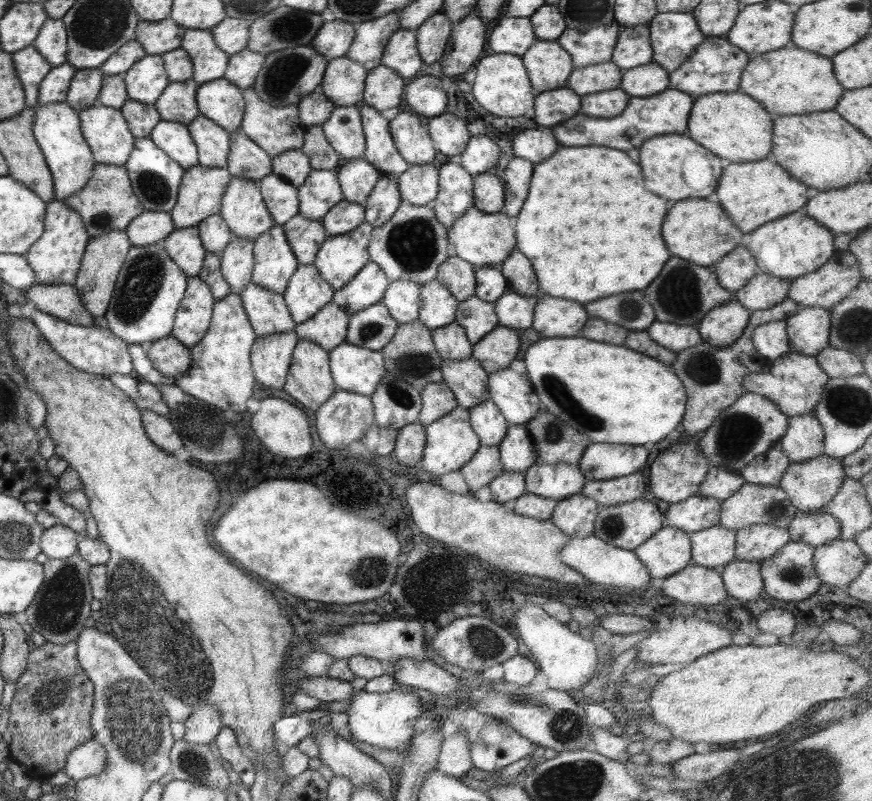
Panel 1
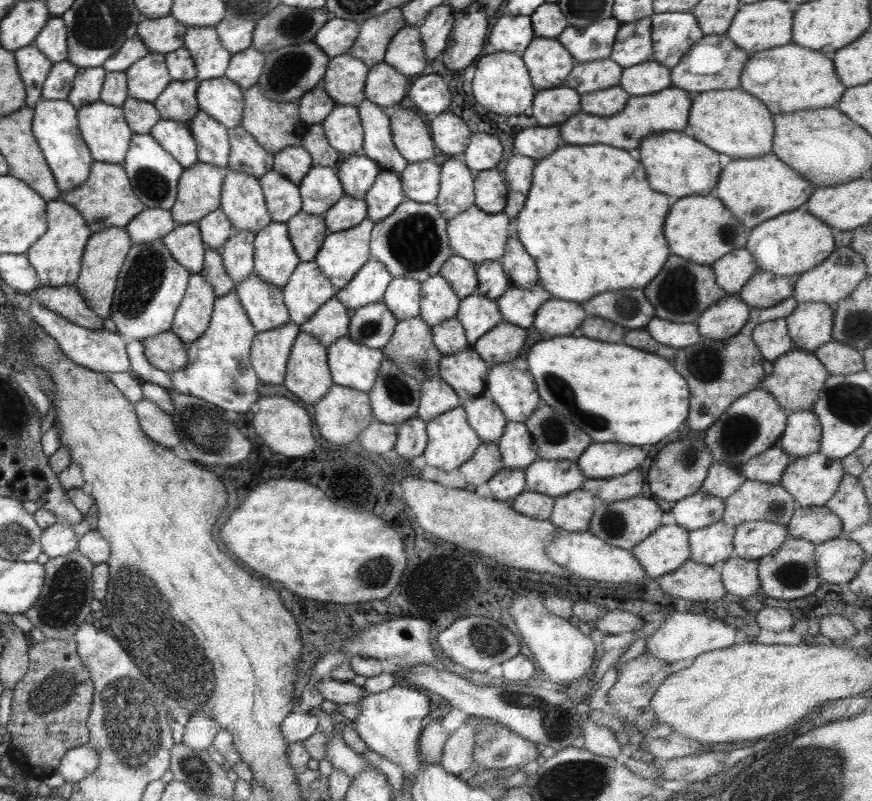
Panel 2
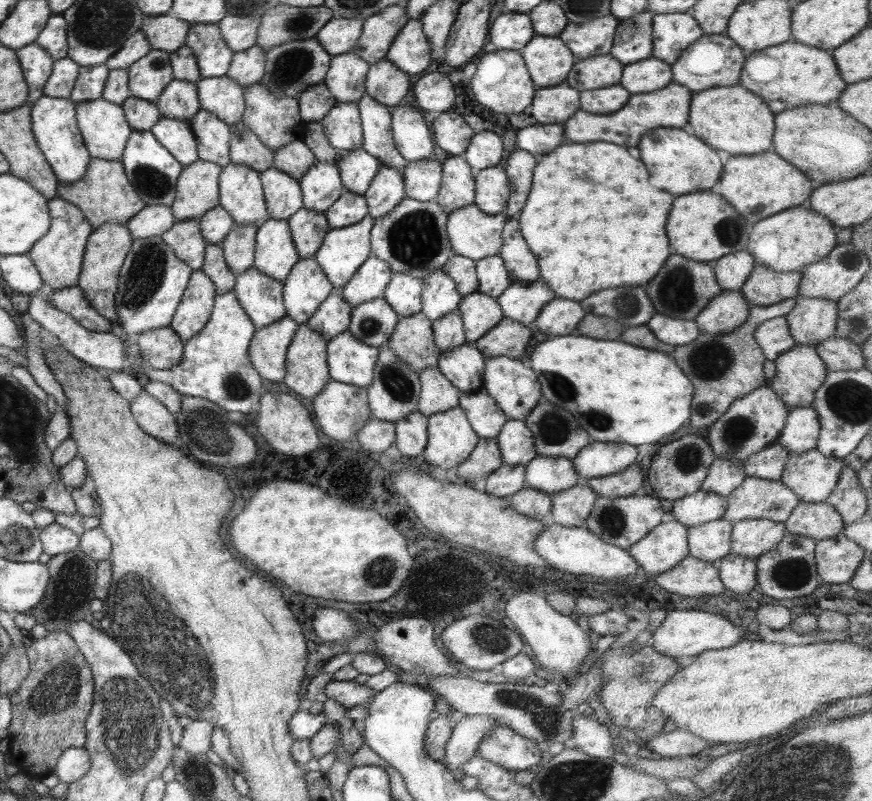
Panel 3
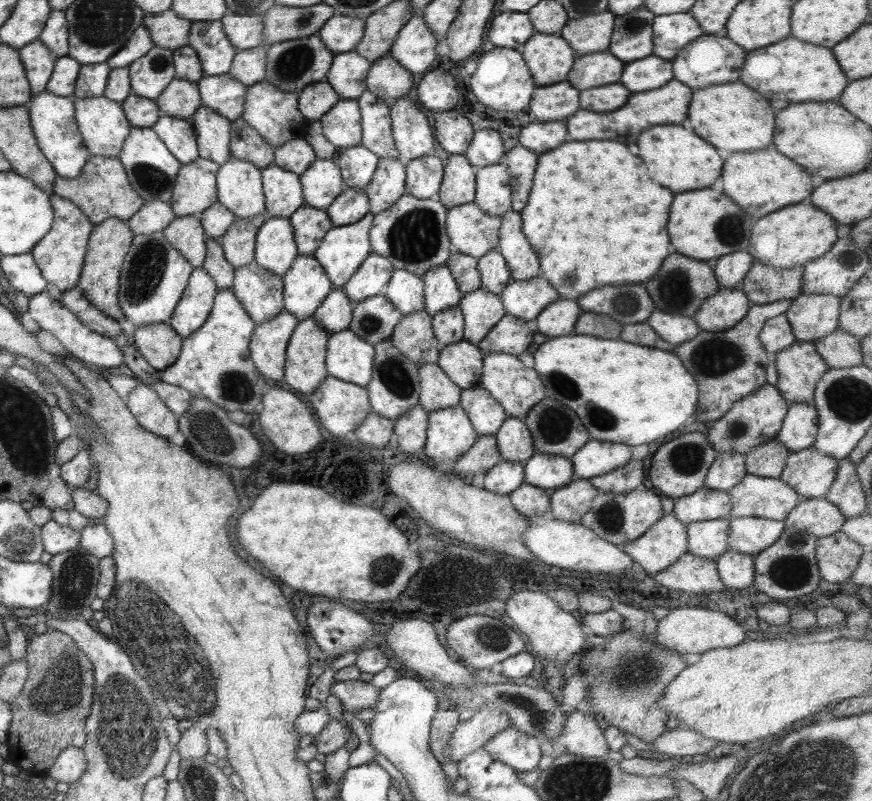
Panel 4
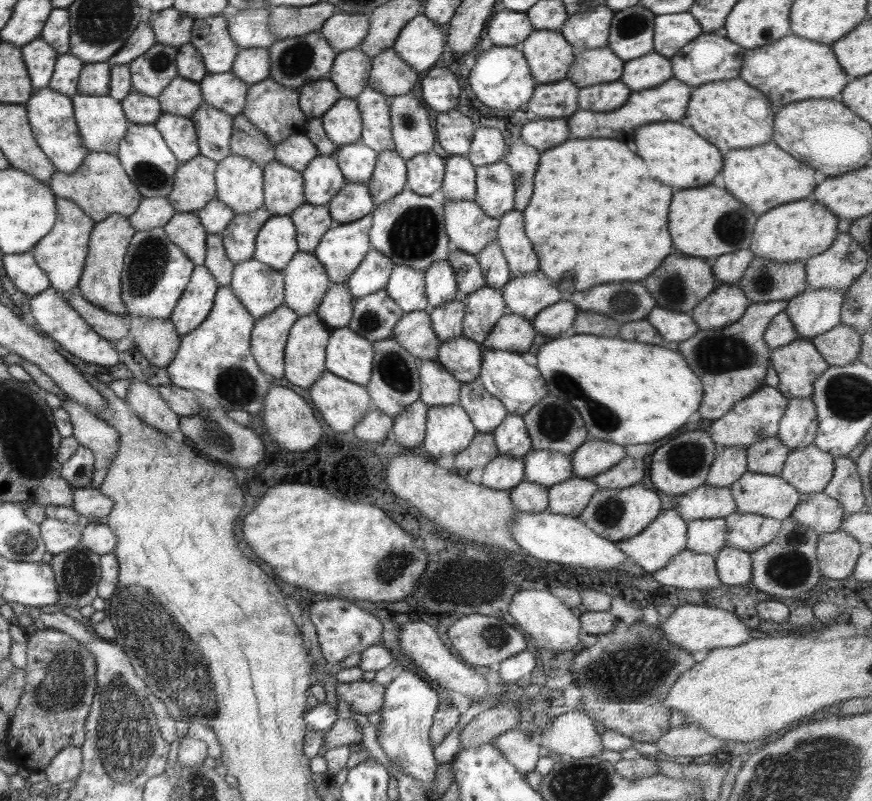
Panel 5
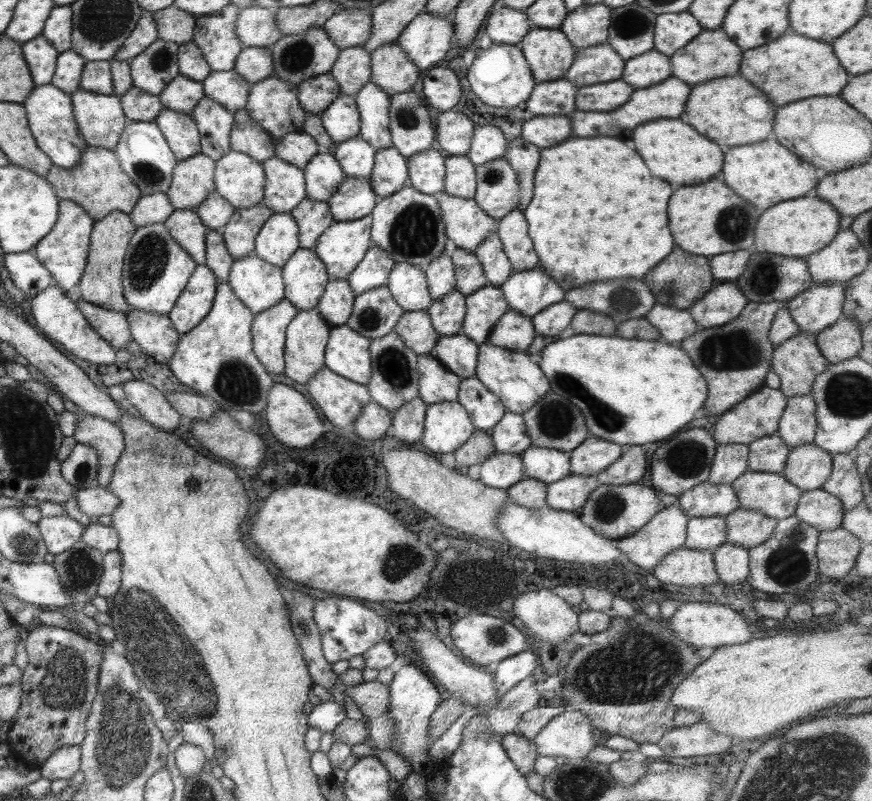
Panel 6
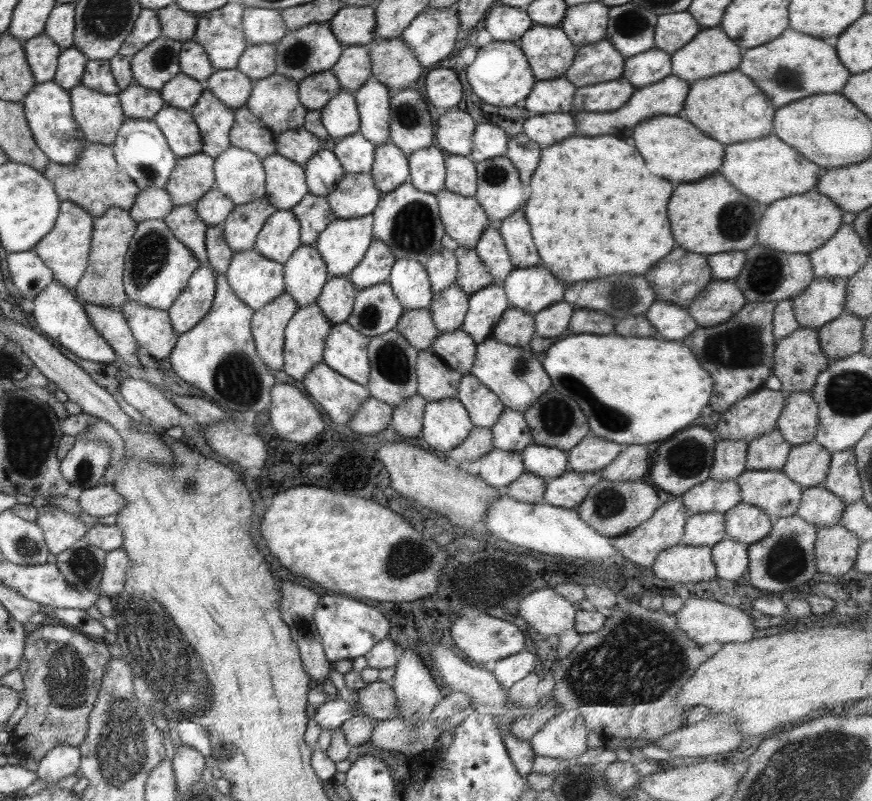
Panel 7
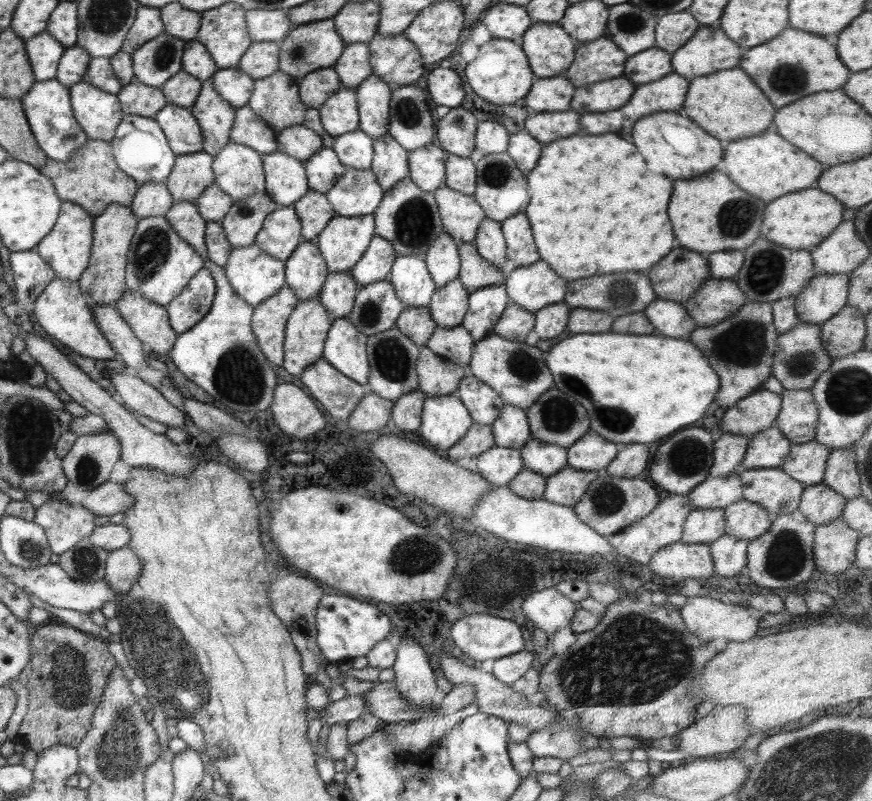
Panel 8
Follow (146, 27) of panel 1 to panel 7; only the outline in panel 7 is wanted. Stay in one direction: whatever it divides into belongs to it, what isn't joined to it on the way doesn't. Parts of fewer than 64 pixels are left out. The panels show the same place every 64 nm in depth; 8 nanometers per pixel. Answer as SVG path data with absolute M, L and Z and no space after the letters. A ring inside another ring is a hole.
M175 3L156 10L161 35L179 41L191 41L196 32L197 16L179 9Z

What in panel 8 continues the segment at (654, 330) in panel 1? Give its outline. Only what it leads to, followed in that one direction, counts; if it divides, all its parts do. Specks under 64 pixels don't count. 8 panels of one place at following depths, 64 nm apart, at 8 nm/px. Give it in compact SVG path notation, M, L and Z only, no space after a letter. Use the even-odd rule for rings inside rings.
M655 298L642 310L642 313L653 325L654 330L663 336L681 338L683 334L697 327L682 304L675 301Z

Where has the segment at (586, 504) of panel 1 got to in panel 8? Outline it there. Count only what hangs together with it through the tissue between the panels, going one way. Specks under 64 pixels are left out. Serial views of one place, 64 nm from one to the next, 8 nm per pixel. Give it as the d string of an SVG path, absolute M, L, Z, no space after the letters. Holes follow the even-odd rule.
M565 467L560 472L545 478L541 499L553 504L572 507L576 505L597 476L595 471L585 472Z

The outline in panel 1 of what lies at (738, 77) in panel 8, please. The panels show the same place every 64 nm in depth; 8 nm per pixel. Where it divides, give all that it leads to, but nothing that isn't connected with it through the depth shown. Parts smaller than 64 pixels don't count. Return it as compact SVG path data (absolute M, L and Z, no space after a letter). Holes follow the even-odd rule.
M739 91L709 93L694 98L686 124L686 135L730 163L765 159L771 150L772 121L757 101Z

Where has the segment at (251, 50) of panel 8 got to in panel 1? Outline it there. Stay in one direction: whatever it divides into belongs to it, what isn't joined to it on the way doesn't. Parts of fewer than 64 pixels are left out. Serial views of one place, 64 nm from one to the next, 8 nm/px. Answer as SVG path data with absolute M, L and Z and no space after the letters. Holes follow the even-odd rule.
M245 48L228 57L222 77L240 90L252 88L265 56Z

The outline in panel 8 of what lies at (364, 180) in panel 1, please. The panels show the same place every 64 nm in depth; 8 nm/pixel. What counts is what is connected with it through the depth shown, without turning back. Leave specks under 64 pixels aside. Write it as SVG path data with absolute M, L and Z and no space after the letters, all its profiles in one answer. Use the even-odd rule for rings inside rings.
M357 129L334 137L331 149L345 168L369 169L373 156L372 146L371 137Z

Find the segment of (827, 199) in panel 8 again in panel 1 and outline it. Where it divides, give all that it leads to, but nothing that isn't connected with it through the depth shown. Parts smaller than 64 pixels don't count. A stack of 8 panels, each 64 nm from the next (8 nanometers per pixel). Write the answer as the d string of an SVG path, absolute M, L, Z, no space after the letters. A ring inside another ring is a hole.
M795 211L772 222L765 222L751 231L747 248L761 273L793 280L819 269L829 260L834 253L833 237L831 231L813 221L803 211Z

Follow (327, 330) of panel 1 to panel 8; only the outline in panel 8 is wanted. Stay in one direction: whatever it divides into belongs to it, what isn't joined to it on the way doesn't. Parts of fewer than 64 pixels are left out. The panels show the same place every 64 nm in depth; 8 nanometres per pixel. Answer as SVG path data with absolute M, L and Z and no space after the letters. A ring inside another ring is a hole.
M349 272L328 273L316 298L330 322L346 318L352 309L358 287Z

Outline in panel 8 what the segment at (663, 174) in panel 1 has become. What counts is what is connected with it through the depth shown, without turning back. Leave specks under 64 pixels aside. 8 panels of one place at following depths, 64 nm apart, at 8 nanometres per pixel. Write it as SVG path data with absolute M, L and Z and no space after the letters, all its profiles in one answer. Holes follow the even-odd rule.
M659 112L659 114L651 114L645 116L641 120L637 120L633 124L633 144L637 146L637 150L641 152L647 168L655 174L665 174L667 178L693 178L695 174L703 174L707 170L711 170L713 166L719 166L717 162L721 162L723 156L723 144L717 142L713 136L705 134L705 130L701 130L699 126L695 126L693 122L689 122L689 117L679 116L675 112Z

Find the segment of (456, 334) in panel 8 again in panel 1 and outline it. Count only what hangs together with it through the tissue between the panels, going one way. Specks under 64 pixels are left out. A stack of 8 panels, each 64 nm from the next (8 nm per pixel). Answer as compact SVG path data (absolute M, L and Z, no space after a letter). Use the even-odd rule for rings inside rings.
M472 356L441 360L442 382L453 393L457 406L469 410L489 398L488 374Z

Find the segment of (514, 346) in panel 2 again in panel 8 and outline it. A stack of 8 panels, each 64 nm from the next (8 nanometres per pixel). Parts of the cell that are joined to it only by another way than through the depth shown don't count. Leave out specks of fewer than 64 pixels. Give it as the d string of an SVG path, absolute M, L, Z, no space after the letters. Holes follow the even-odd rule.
M508 300L498 321L494 323L492 333L507 340L523 343L525 336L533 327L534 313Z

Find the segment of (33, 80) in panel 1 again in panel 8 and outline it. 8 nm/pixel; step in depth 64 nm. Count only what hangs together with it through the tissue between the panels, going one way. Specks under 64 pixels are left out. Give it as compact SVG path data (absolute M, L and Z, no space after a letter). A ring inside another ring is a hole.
M44 31L25 40L24 47L36 82L55 79L58 60L64 50L63 46Z

